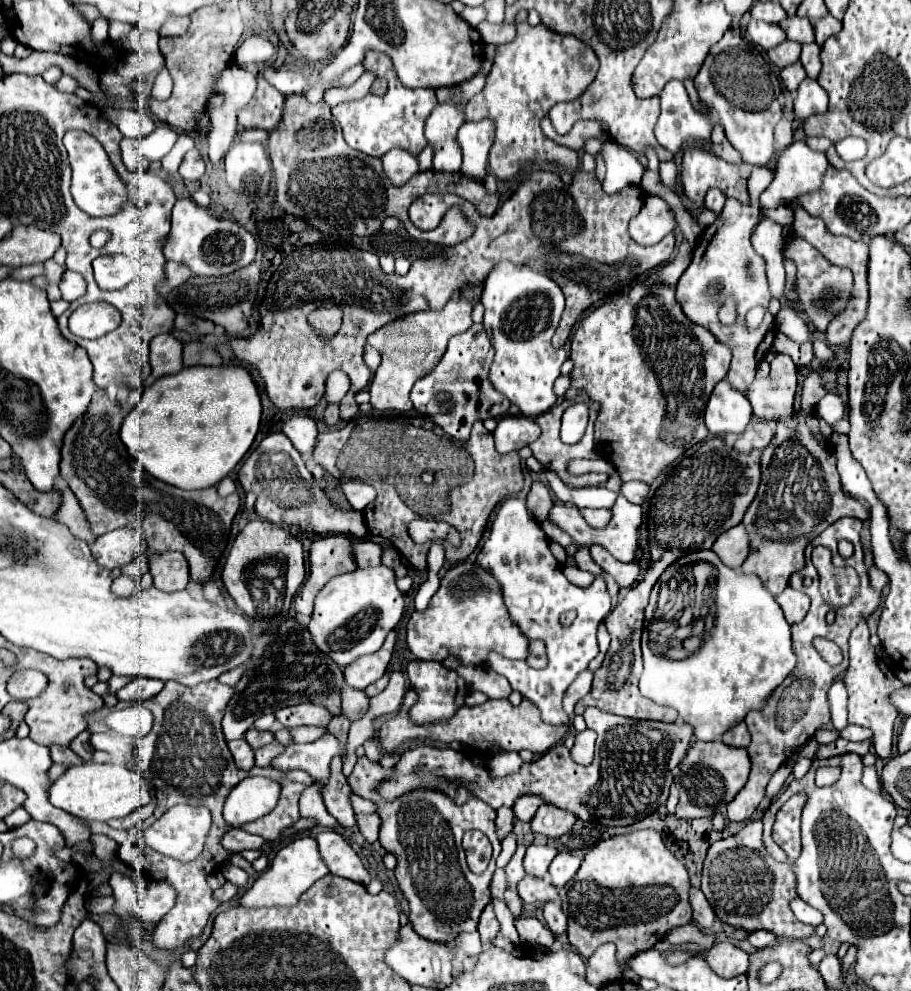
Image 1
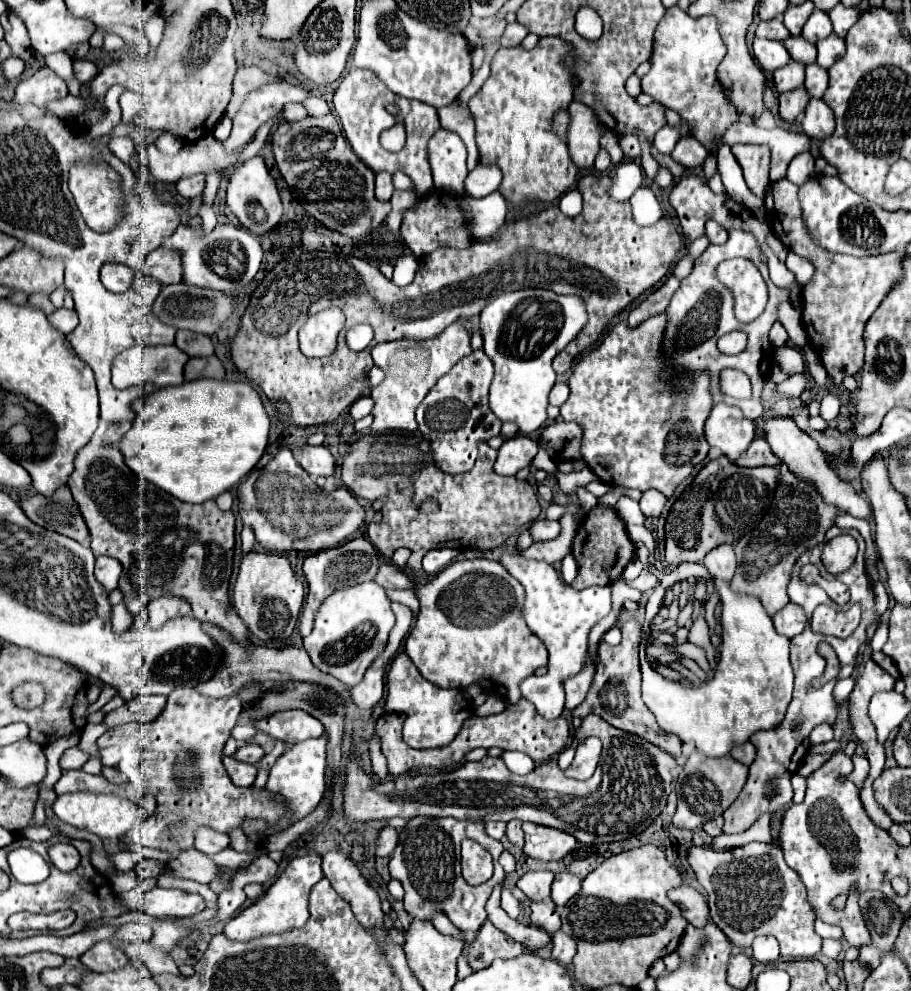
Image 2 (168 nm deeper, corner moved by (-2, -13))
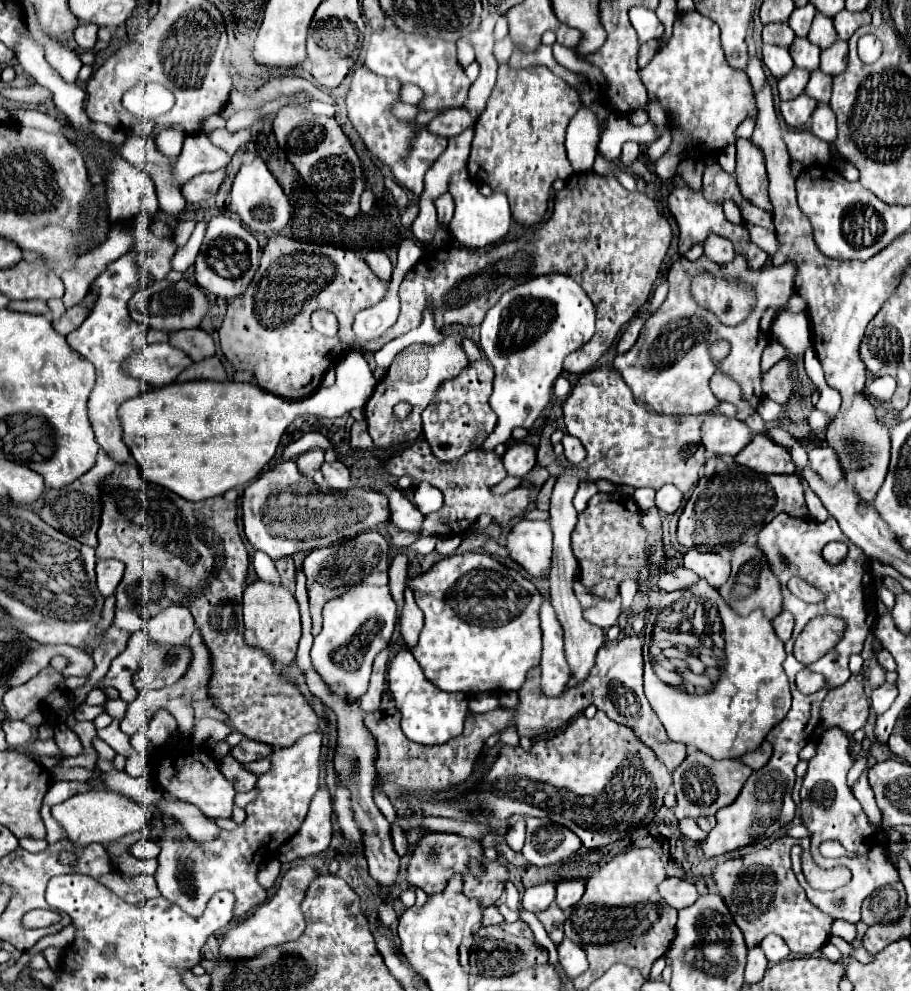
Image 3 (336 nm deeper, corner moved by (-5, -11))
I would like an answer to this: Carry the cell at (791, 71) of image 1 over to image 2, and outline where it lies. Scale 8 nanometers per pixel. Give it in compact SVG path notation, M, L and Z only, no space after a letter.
M804 87L780 93L780 97L778 97L778 101L780 101L780 117L784 121L790 121L790 123L796 121L798 115L808 105L808 99L810 99L810 95L804 91Z

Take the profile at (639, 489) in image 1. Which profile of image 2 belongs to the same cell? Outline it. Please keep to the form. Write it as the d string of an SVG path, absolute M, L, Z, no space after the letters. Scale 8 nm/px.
M648 489L640 497L640 509L650 519L654 519L654 517L658 517L662 513L664 503L666 503L666 497L660 491L656 491L656 489Z

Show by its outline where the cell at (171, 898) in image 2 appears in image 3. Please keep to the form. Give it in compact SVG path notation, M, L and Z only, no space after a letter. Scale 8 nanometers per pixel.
M307 733L299 737L291 747L275 749L271 753L271 769L257 779L257 797L245 807L247 819L235 827L235 831L219 831L213 841L191 841L185 827L175 821L171 827L163 827L159 837L161 853L157 857L159 867L155 881L165 899L177 903L185 913L203 915L207 901L215 891L227 889L235 895L237 917L255 909L267 899L267 889L259 885L257 871L263 861L273 859L279 847L293 837L307 817L311 797L319 789L319 755L321 733Z

